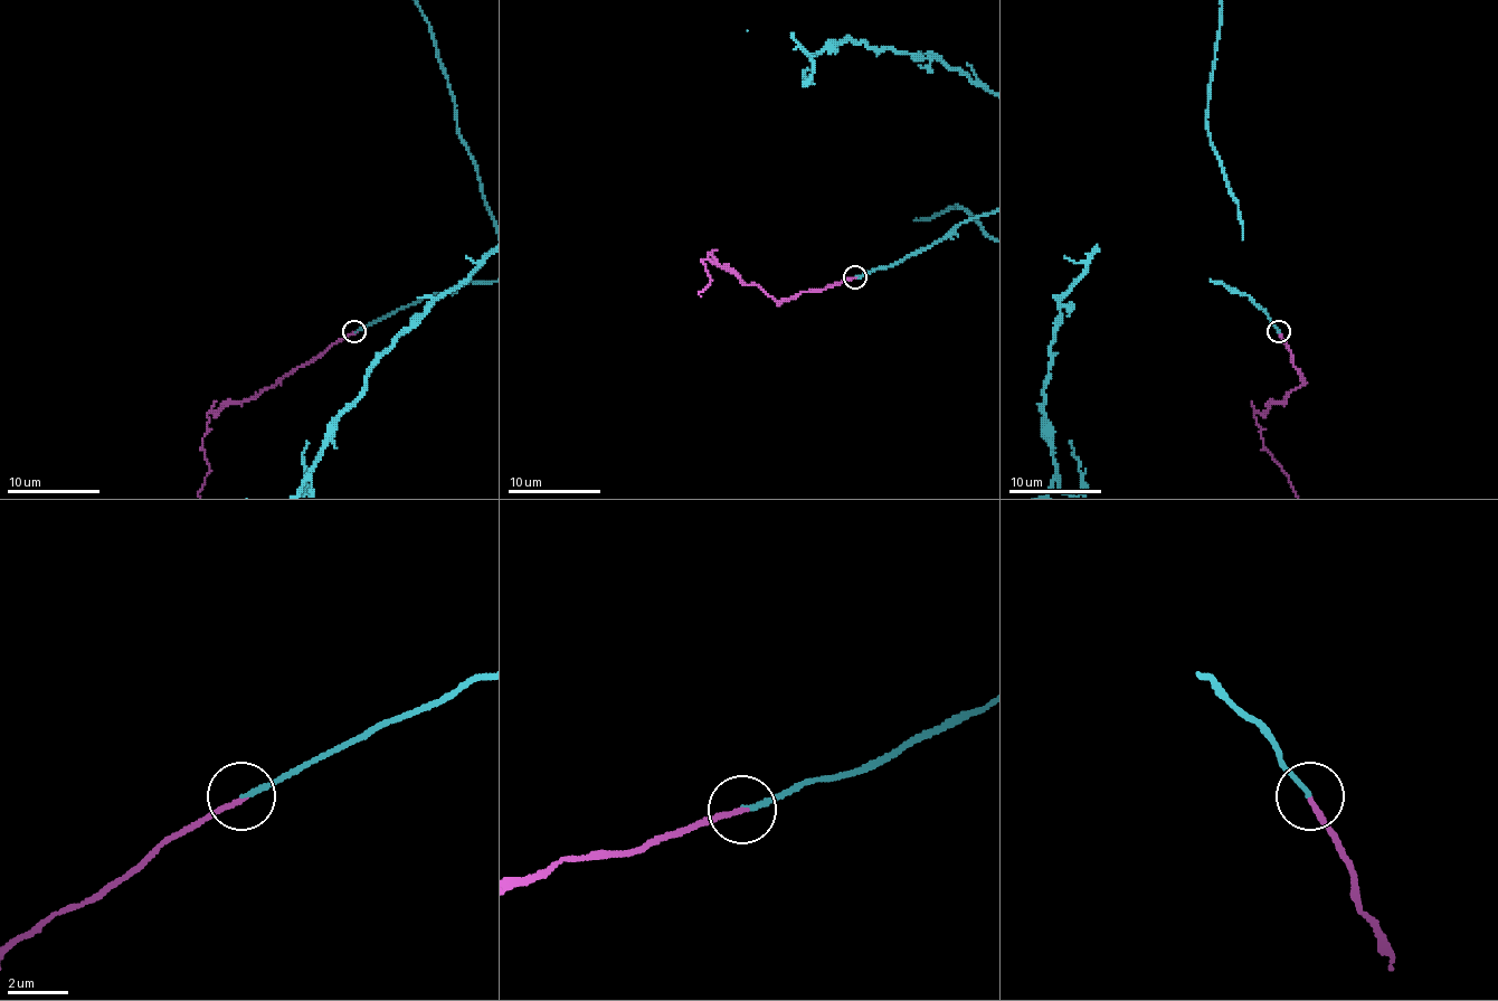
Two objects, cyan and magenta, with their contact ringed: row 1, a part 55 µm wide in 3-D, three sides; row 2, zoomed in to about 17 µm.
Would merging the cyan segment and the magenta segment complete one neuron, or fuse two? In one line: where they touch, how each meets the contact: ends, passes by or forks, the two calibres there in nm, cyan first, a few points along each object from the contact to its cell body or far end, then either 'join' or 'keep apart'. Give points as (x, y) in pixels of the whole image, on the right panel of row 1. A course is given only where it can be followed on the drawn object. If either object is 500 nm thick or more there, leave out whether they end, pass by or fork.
at (1279, 331); cyan ends there; magenta ends there; 120 nm thick on the cyan side, 150 nm on the other; magenta runs (1279, 332), (1302, 383), (1286, 399), (1274, 402), (1254, 415), (1261, 428), (1263, 447), (1281, 469); join

